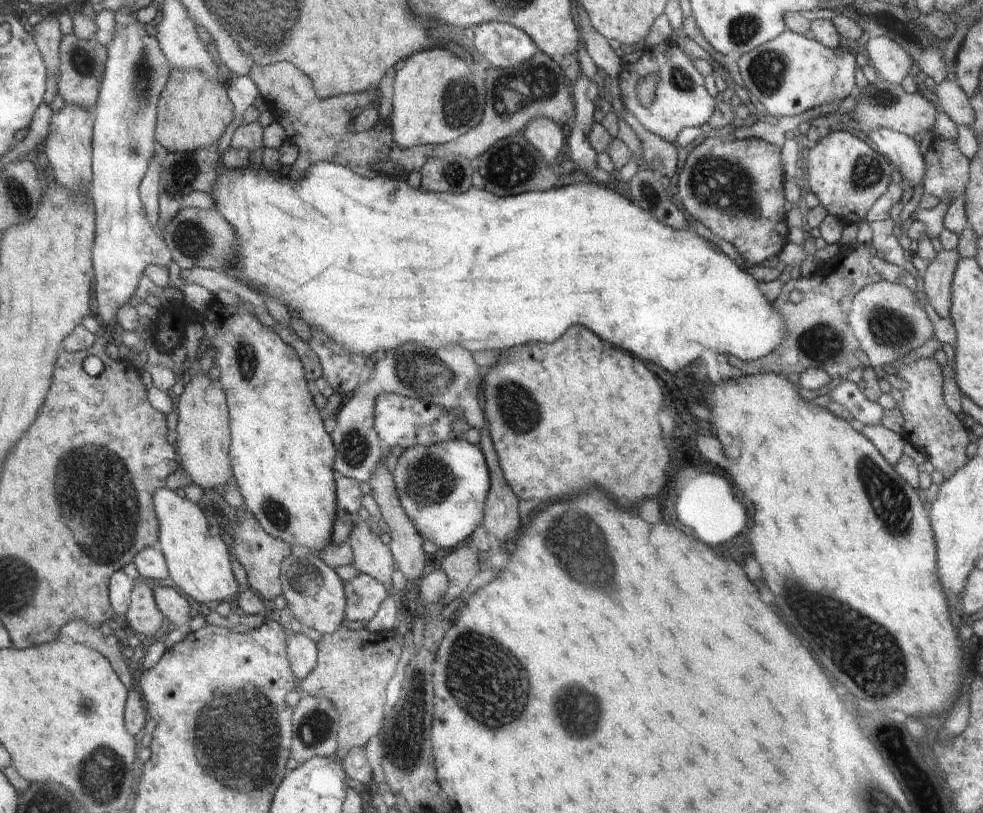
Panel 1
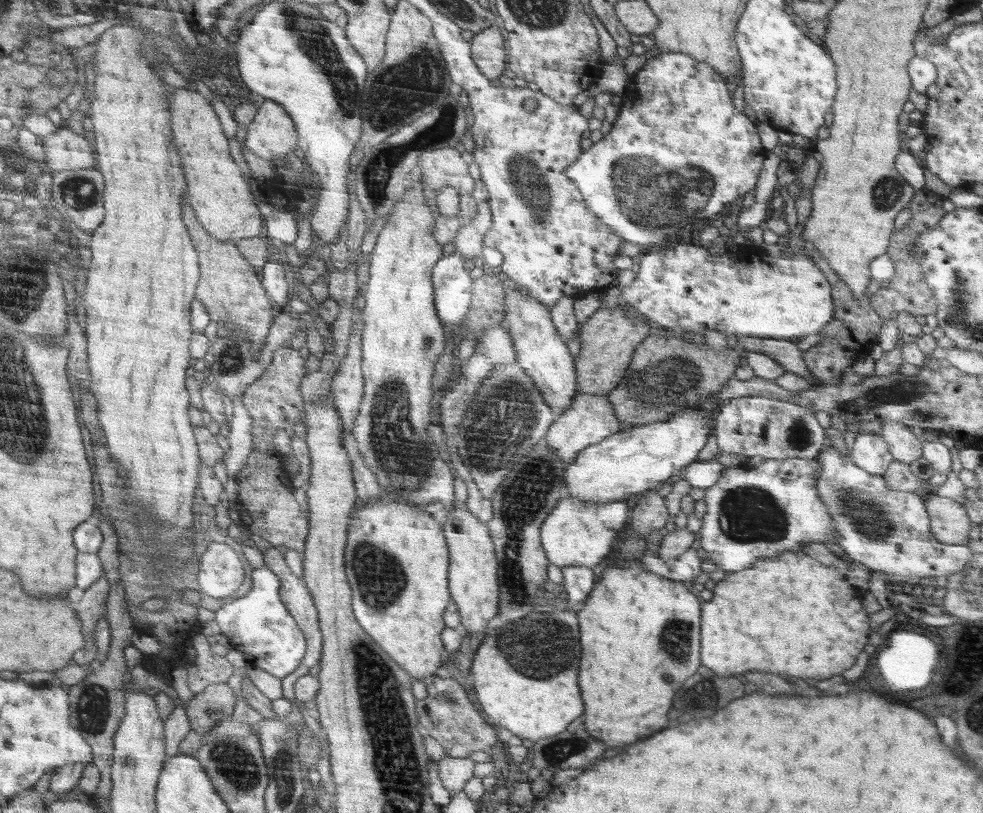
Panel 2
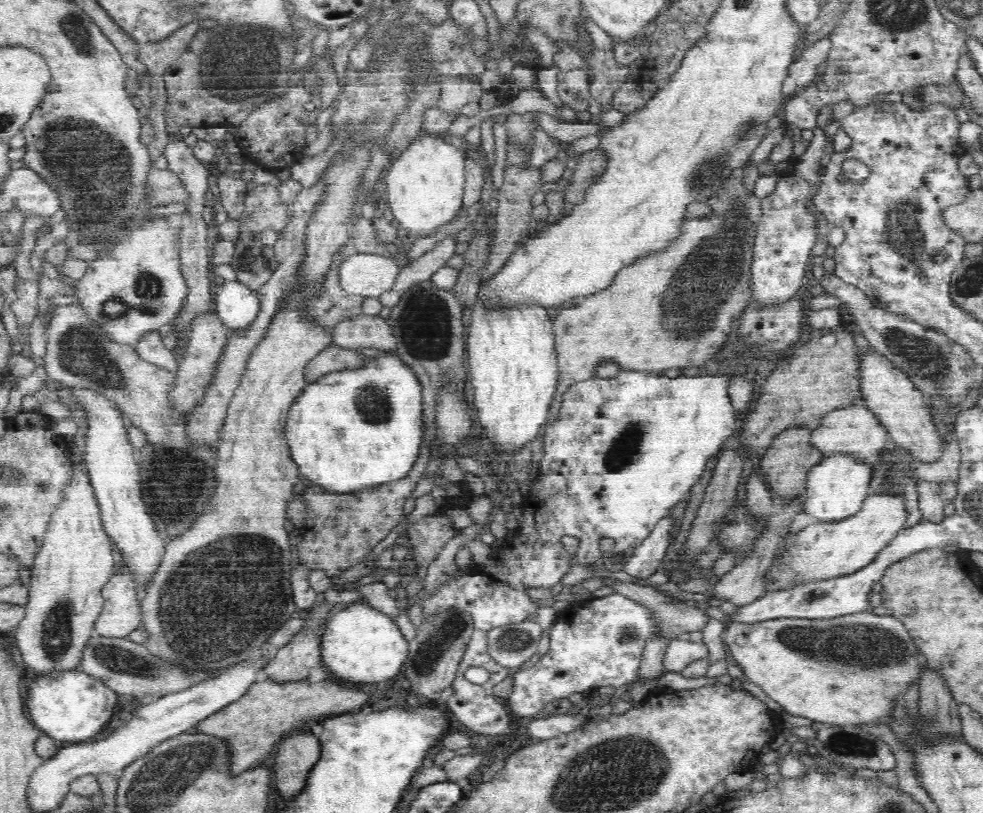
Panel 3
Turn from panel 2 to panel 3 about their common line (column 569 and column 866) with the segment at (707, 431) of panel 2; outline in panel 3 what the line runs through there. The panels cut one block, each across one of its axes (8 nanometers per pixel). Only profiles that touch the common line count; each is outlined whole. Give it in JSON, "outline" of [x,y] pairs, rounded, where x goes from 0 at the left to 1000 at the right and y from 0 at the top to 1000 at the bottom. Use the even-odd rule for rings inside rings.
{"outline":[[[847,560],[836,563],[822,582],[818,605],[818,632],[828,635],[834,642],[852,642],[869,635],[884,609],[886,573],[867,562]]]}

